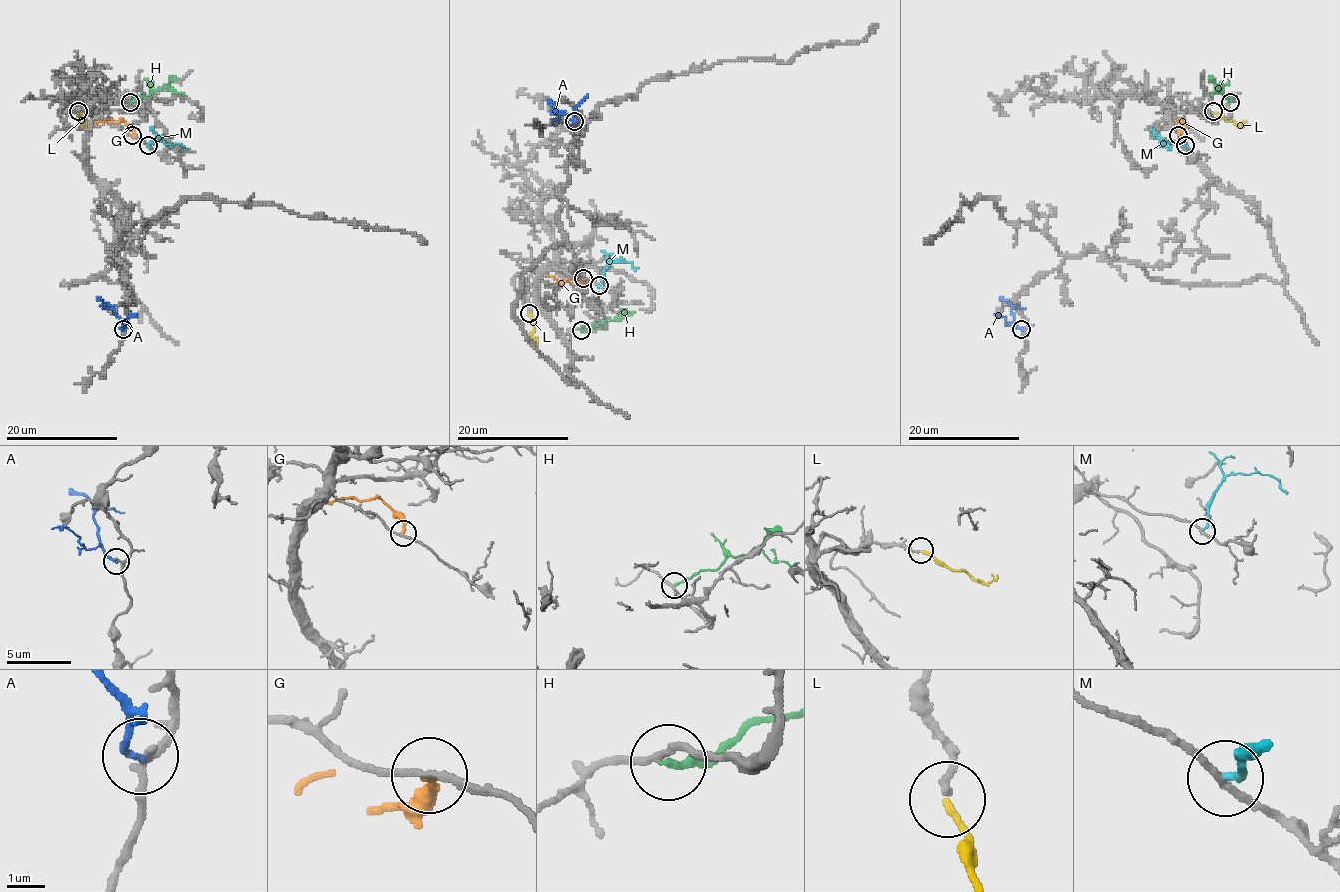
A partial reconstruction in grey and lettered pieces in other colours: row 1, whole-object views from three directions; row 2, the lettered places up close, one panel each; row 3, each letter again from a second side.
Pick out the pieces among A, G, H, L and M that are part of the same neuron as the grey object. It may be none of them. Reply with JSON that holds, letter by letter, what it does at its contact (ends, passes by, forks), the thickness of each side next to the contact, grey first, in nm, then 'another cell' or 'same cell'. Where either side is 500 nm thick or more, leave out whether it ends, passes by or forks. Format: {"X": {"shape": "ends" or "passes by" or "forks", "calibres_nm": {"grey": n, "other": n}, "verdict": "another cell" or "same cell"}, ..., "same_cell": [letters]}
{"A": {"shape": "ends", "calibres_nm": {"grey": 200, "other": 200}, "verdict": "another cell"}, "G": {"shape": "ends", "calibres_nm": {"grey": 180, "other": 220}, "verdict": "another cell"}, "H": {"shape": "ends", "calibres_nm": {"grey": 180, "other": 200}, "verdict": "another cell"}, "L": {"shape": "ends", "calibres_nm": {"grey": 190, "other": 190}, "verdict": "same cell"}, "M": {"shape": "ends", "calibres_nm": {"grey": 180, "other": 180}, "verdict": "another cell"}, "same_cell": ["L"]}

